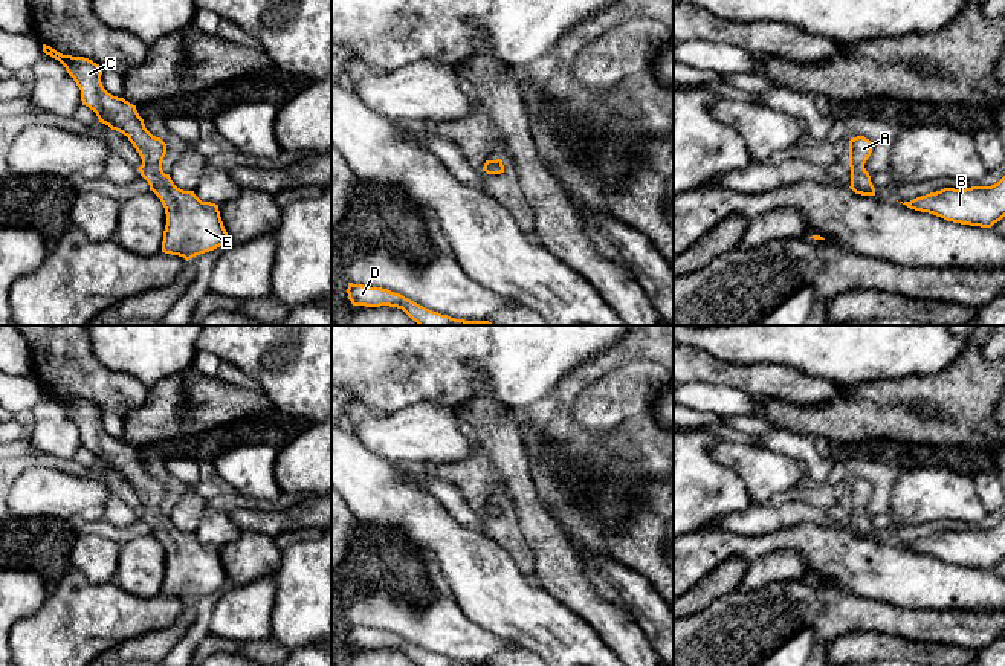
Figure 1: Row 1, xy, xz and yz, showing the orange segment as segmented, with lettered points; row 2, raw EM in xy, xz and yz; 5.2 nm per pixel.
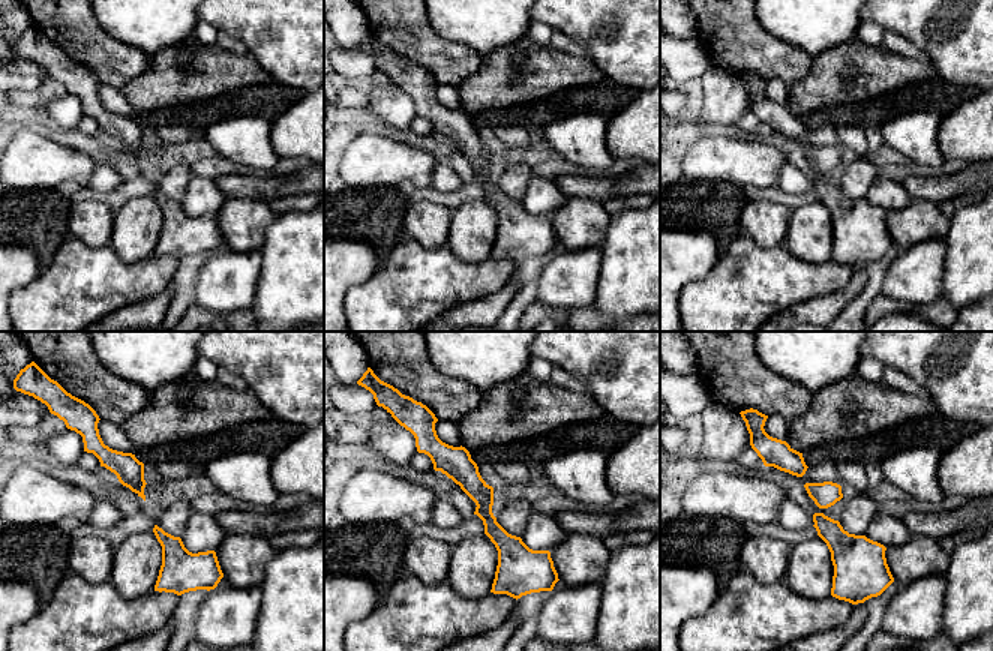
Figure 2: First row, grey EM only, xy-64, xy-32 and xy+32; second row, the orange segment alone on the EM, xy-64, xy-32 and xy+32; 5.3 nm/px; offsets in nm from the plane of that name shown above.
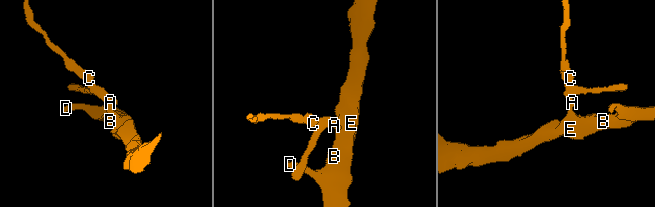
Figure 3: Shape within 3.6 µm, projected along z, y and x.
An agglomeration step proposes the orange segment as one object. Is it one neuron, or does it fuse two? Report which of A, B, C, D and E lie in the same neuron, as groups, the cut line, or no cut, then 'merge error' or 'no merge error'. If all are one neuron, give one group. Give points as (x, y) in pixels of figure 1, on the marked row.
groups A B C D E; cut none; no merge error

